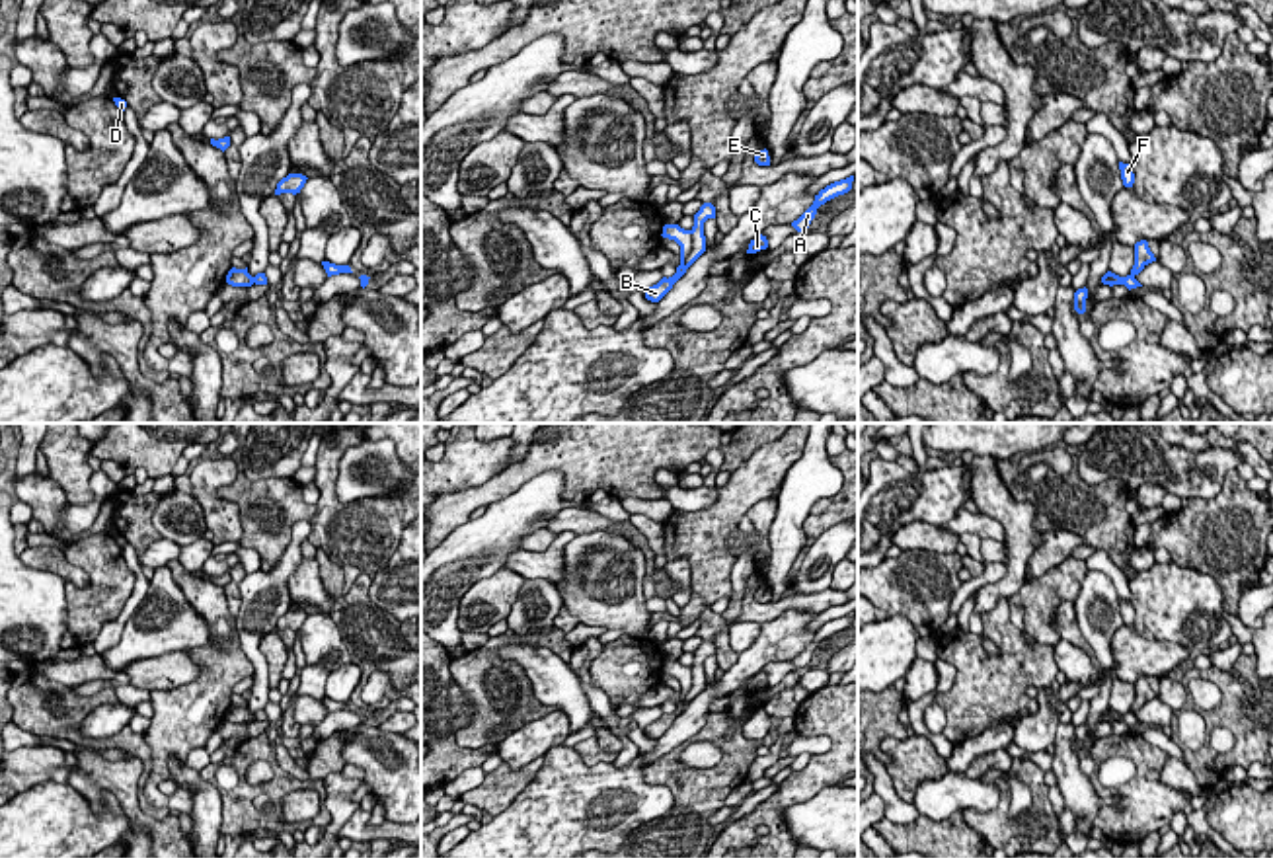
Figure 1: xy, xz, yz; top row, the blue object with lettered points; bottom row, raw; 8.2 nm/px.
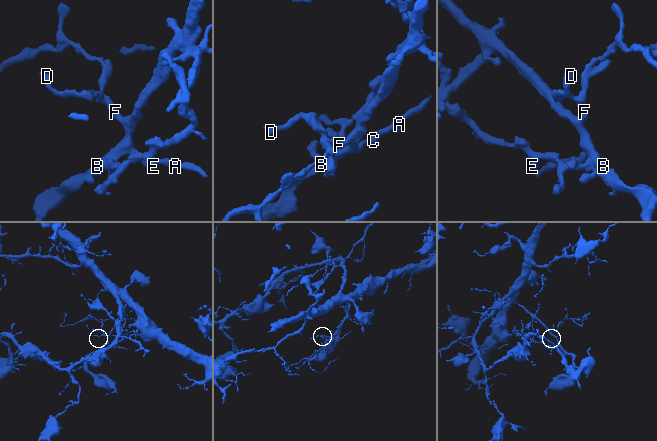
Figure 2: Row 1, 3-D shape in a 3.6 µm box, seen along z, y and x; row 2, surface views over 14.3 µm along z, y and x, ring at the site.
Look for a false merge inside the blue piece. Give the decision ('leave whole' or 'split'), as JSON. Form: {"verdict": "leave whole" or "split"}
{"verdict": "leave whole"}

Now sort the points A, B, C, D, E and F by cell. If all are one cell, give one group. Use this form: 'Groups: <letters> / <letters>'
Groups: A B C D E F

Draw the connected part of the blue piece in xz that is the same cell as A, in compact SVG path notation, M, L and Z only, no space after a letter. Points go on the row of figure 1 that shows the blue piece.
M854 176L846 177L846 179L840 179L840 181L834 181L830 185L827 185L825 189L821 189L817 195L815 195L815 201L813 205L797 218L791 222L791 226L797 230L797 232L805 232L811 224L811 220L815 218L817 214L817 209L821 205L825 205L827 201L838 197L838 195L844 195L852 189L852 181L854 181Z

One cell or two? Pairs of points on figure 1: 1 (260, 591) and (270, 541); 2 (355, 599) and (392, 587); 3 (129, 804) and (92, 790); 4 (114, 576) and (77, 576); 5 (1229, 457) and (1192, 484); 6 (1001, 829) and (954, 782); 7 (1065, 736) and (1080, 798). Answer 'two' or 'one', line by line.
1: two
2: two
3: one
4: two
5: one
6: two
7: one

